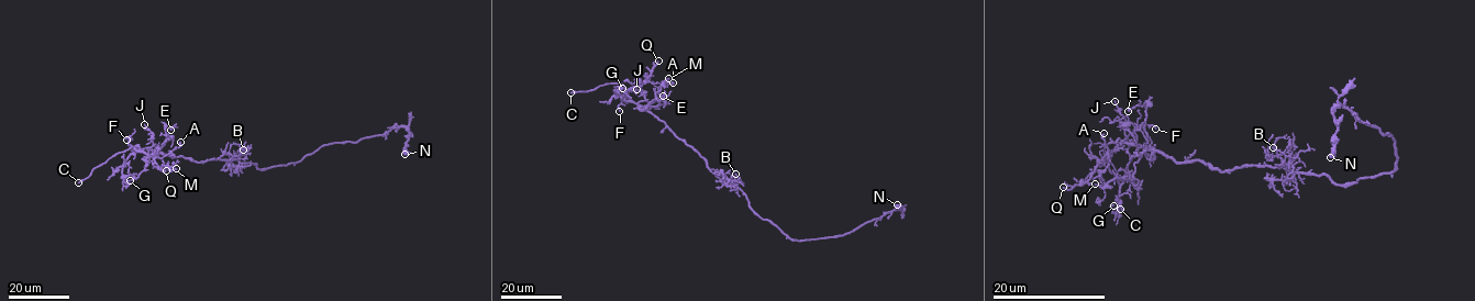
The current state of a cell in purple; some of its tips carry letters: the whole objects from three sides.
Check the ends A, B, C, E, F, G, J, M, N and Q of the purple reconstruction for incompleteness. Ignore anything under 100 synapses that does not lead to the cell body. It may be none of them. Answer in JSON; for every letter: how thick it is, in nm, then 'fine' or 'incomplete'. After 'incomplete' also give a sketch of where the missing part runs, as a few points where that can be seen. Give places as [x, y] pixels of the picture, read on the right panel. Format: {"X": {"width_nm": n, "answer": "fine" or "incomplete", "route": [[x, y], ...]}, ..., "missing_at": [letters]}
{"A": {"width_nm": 160, "answer": "fine"}, "B": {"width_nm": 80, "answer": "fine"}, "C": {"width_nm": 170, "answer": "incomplete", "route": [[1120, 209], [1135, 226], [1151, 227], [1161, 223], [1169, 227], [1171, 238], [1164, 258]]}, "E": {"width_nm": 100, "answer": "fine"}, "F": {"width_nm": 120, "answer": "fine"}, "G": {"width_nm": 110, "answer": "fine"}, "J": {"width_nm": 100, "answer": "fine"}, "M": {"width_nm": 120, "answer": "fine"}, "N": {"width_nm": 550, "answer": "fine"}, "Q": {"width_nm": 130, "answer": "fine"}, "missing_at": ["C"]}

